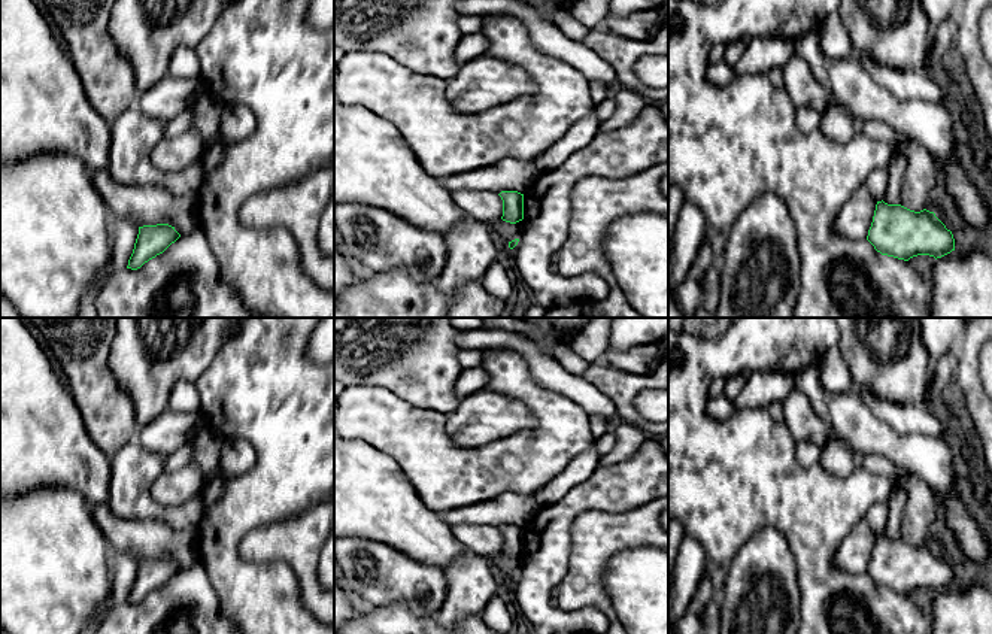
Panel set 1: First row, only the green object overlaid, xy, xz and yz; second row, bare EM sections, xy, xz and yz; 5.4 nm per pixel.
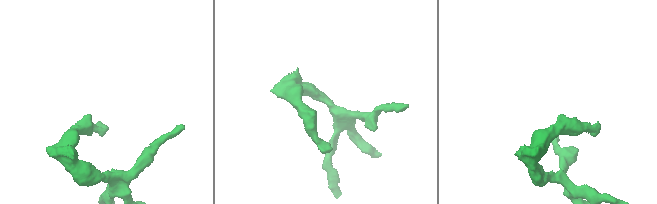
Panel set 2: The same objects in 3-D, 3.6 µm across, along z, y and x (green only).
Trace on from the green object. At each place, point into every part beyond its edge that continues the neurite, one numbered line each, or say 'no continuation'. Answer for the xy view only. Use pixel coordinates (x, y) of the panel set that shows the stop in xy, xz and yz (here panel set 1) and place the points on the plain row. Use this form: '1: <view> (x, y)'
no continuation

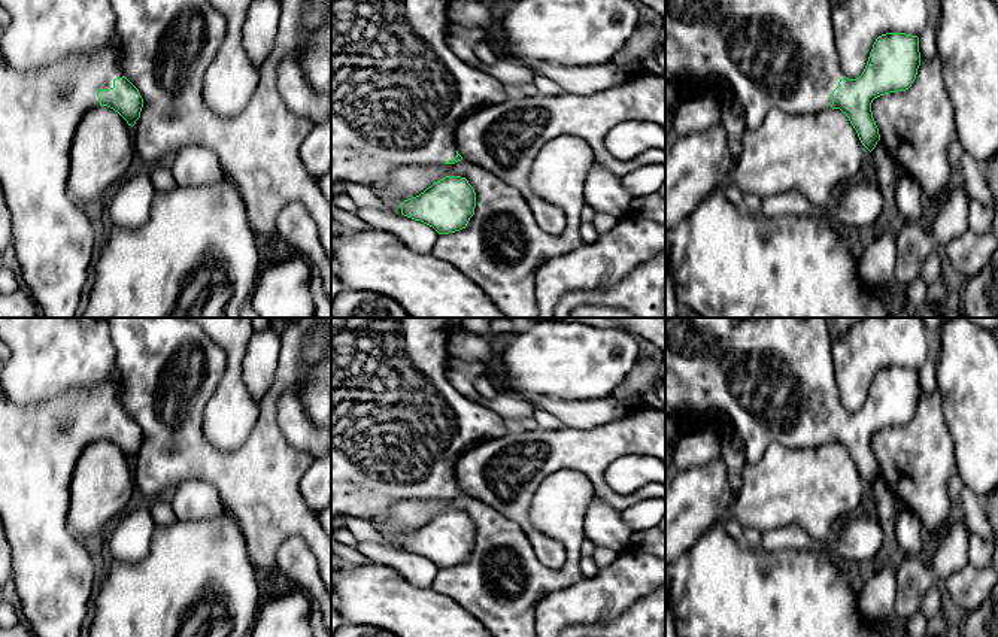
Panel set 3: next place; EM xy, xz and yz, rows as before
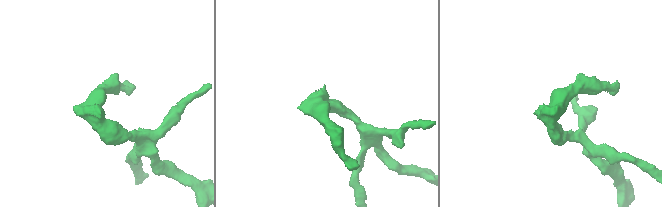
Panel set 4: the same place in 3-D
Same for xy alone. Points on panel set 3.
1: xy (52, 570)

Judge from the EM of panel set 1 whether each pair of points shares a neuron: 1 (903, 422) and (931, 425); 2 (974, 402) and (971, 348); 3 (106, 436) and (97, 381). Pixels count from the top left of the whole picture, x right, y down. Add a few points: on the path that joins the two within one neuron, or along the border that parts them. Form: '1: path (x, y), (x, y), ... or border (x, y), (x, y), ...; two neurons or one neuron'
1: path (910, 422), (924, 422); one neuron
2: path (973, 388), (970, 382), (970, 361); one neuron
3: path (106, 422), (106, 407), (99, 394); one neuron

